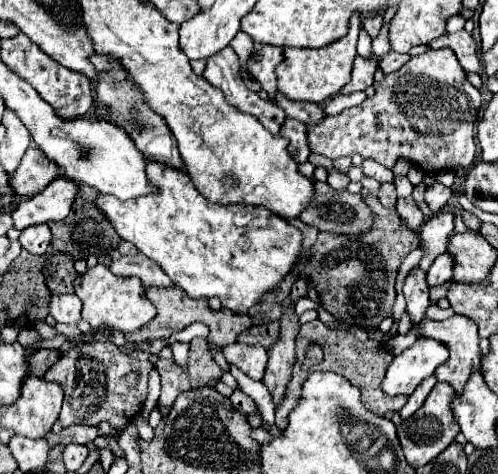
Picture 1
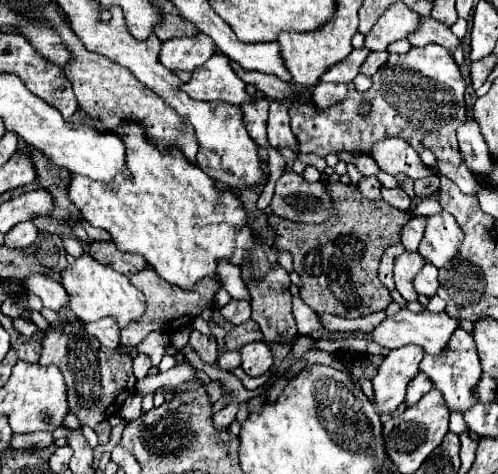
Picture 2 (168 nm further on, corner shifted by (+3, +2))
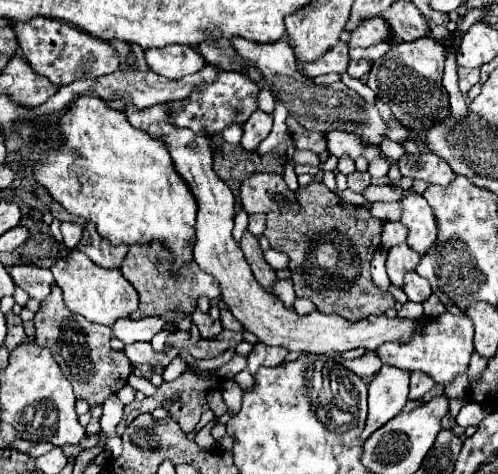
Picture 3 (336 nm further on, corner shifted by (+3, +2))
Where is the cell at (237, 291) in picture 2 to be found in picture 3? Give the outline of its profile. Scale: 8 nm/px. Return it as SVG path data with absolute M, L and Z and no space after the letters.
M152 105L146 109L124 109L132 119L132 125L148 131L150 135L160 135L170 149L174 149L172 161L182 179L190 185L196 201L198 201L198 217L196 217L196 243L194 243L194 261L204 273L210 273L222 291L222 299L232 311L232 315L244 325L246 331L254 333L258 341L266 345L280 345L288 351L306 351L306 353L332 353L332 351L348 351L348 349L378 349L388 341L408 341L422 319L400 319L386 315L370 315L358 323L346 321L338 315L326 315L314 311L310 315L298 315L292 309L286 309L280 299L264 291L250 271L250 265L244 259L240 245L232 237L234 227L234 195L228 185L216 175L212 167L210 153L210 137L202 137L190 133L190 129L178 129L170 121L170 113L166 113L166 105Z

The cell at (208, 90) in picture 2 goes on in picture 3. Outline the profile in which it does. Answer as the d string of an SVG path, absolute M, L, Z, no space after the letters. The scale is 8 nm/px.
M206 65L202 71L180 77L170 81L168 77L162 77L158 73L142 73L142 71L114 71L110 75L102 75L94 87L94 93L112 109L122 111L126 105L136 105L138 109L158 105L158 103L170 103L170 101L180 101L182 97L190 97L190 89L198 85L198 81L214 81L218 77L220 69L216 65Z

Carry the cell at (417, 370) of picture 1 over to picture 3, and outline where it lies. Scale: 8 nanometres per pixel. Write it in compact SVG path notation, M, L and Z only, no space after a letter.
M382 365L368 385L368 419L362 439L368 439L378 427L396 417L408 401L410 373L398 367Z

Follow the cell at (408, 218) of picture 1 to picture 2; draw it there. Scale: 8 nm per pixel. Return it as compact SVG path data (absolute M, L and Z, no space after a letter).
M382 187L382 199L386 201L386 203L390 203L392 207L396 207L396 209L400 209L400 211L410 211L410 197L400 189L400 187L396 187L396 189L386 189L386 187Z

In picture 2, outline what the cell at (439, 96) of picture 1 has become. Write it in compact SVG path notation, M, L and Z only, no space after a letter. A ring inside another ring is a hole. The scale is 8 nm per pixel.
M412 47L404 55L390 55L372 81L374 85L366 93L351 90L340 105L320 113L306 103L292 103L288 113L292 119L292 133L298 141L298 151L326 157L340 151L362 151L368 149L370 143L386 137L402 137L416 151L430 149L440 161L450 161L454 165L462 163L456 129L462 125L462 117L466 117L466 83L452 55L444 47ZM362 99L372 105L368 117L358 115Z

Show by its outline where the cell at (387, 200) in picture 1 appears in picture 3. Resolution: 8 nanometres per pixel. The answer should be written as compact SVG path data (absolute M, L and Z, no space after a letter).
M352 173L352 175L348 175L348 187L354 191L354 193L362 193L368 185L370 185L370 181L372 181L372 177L370 177L370 173Z

